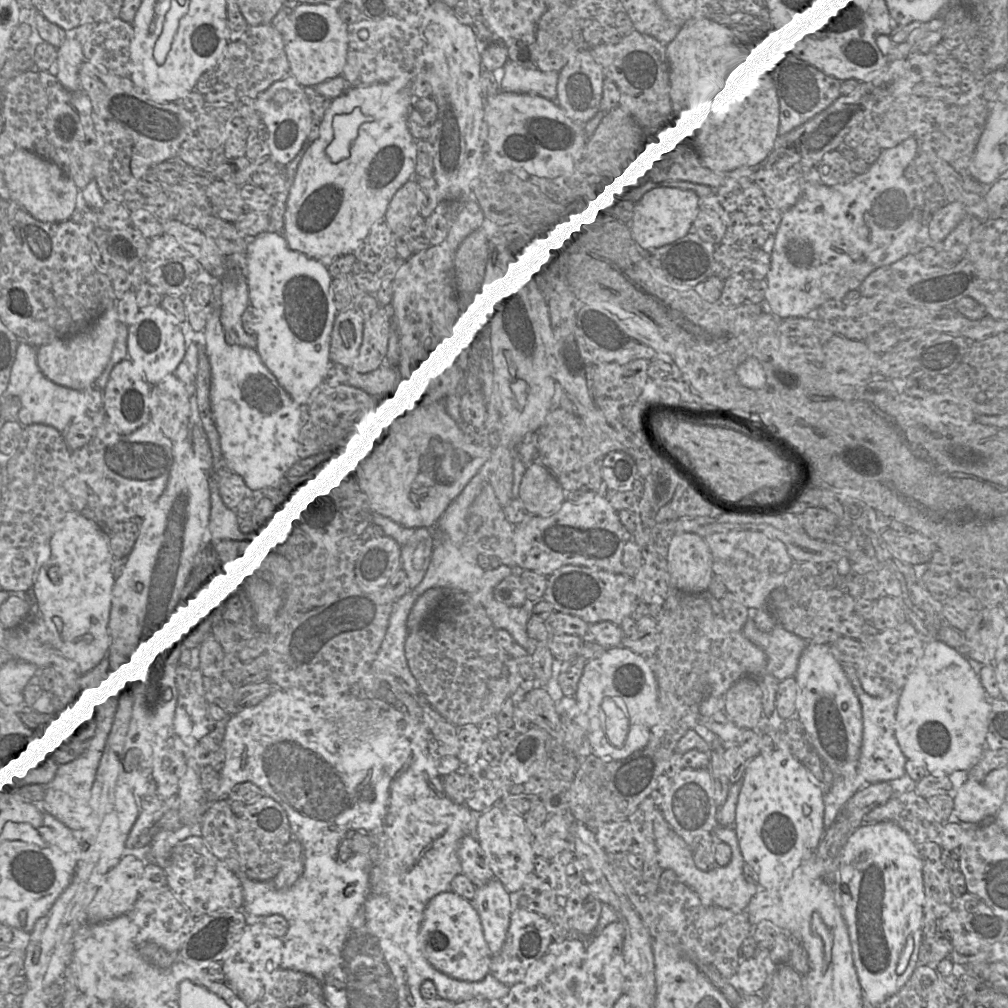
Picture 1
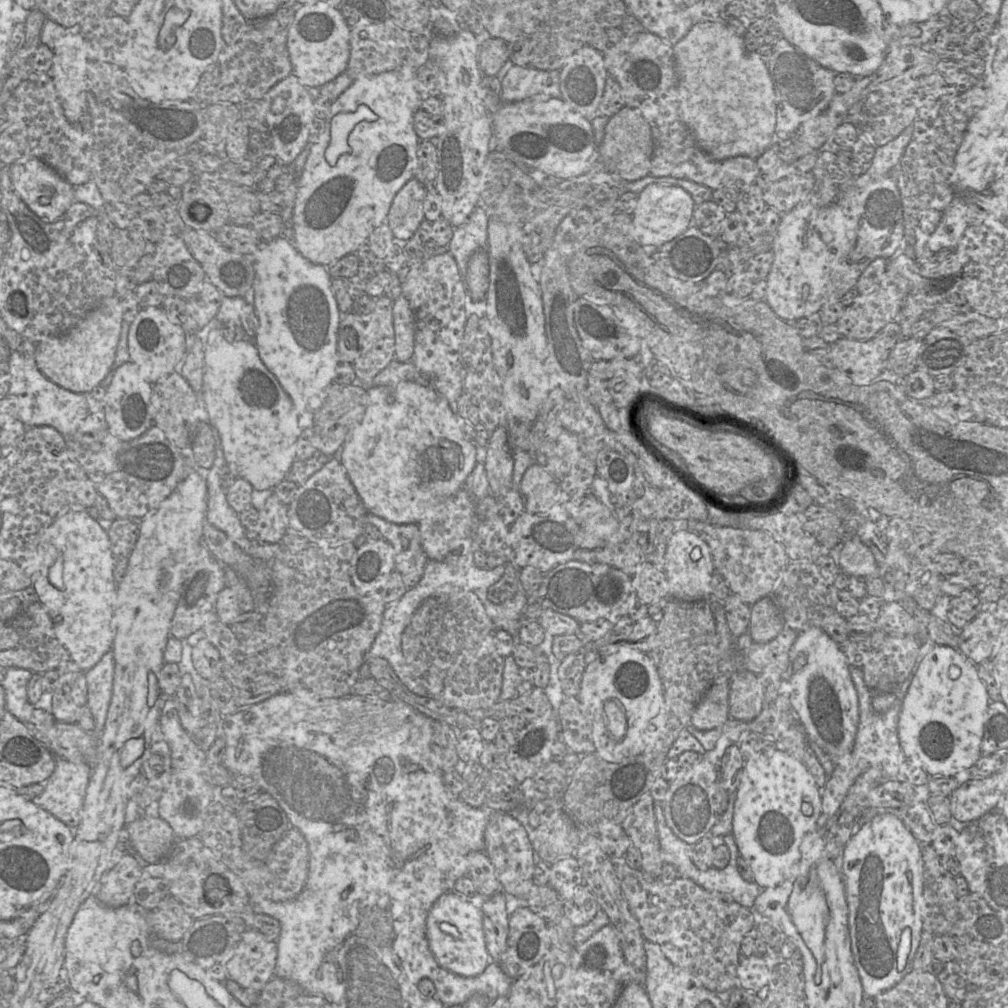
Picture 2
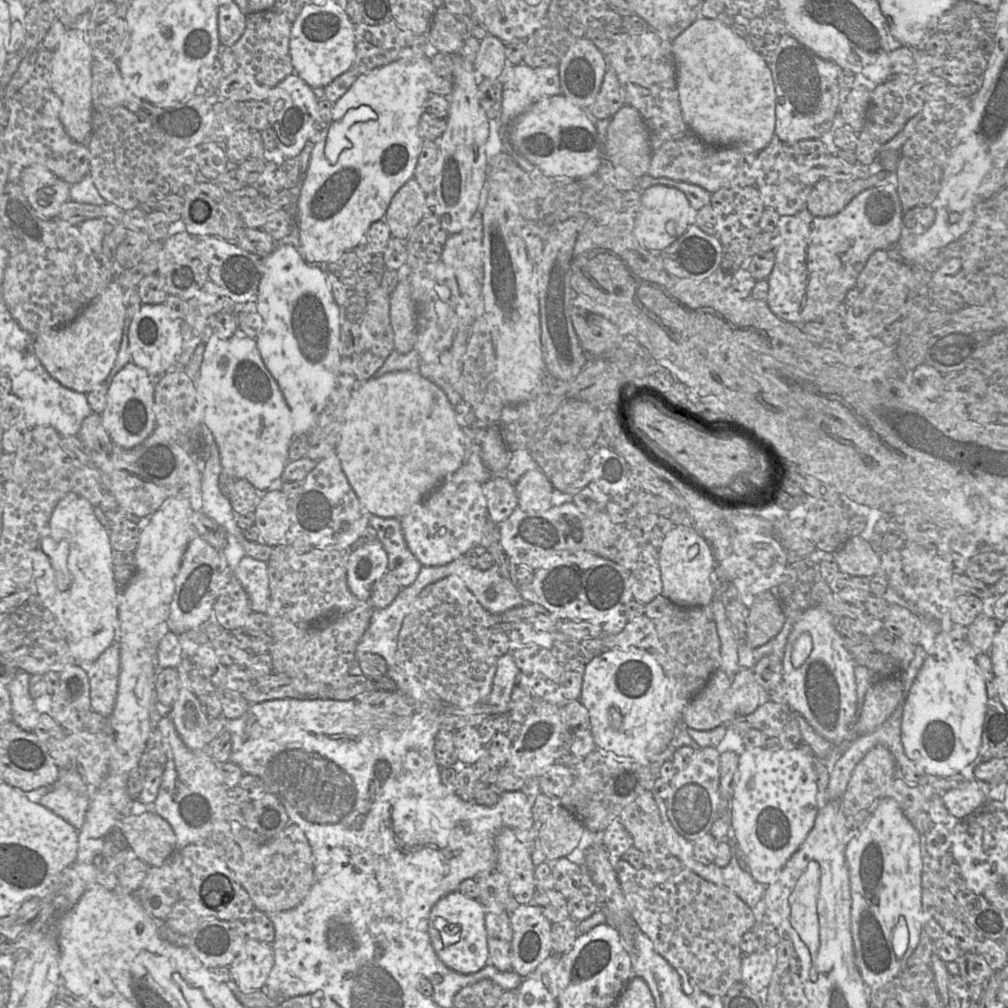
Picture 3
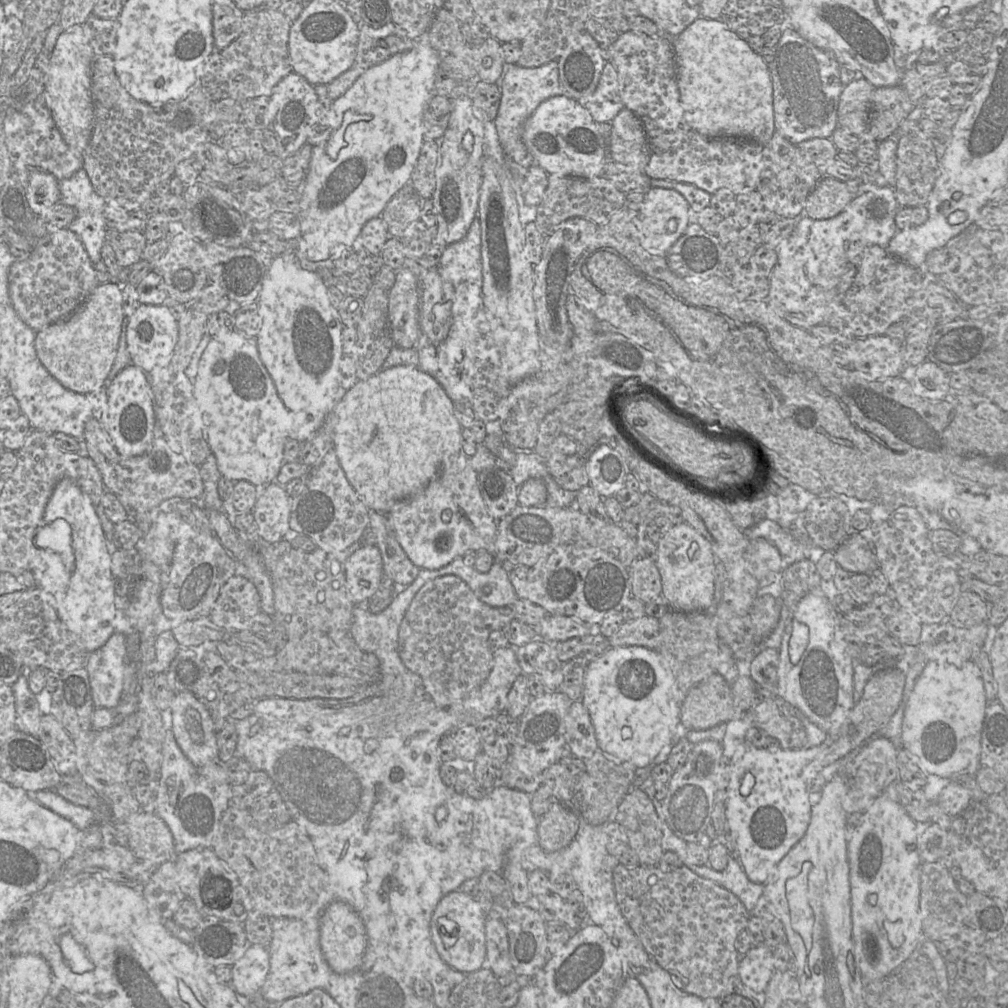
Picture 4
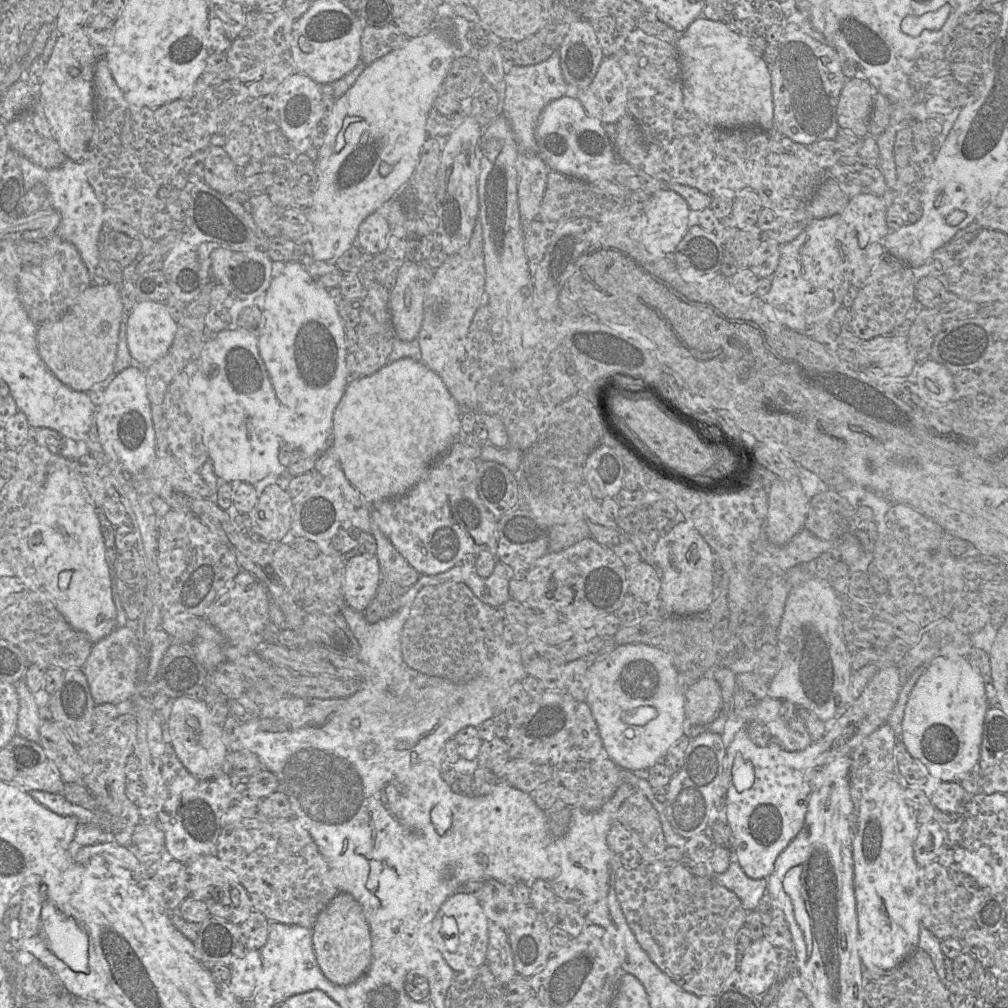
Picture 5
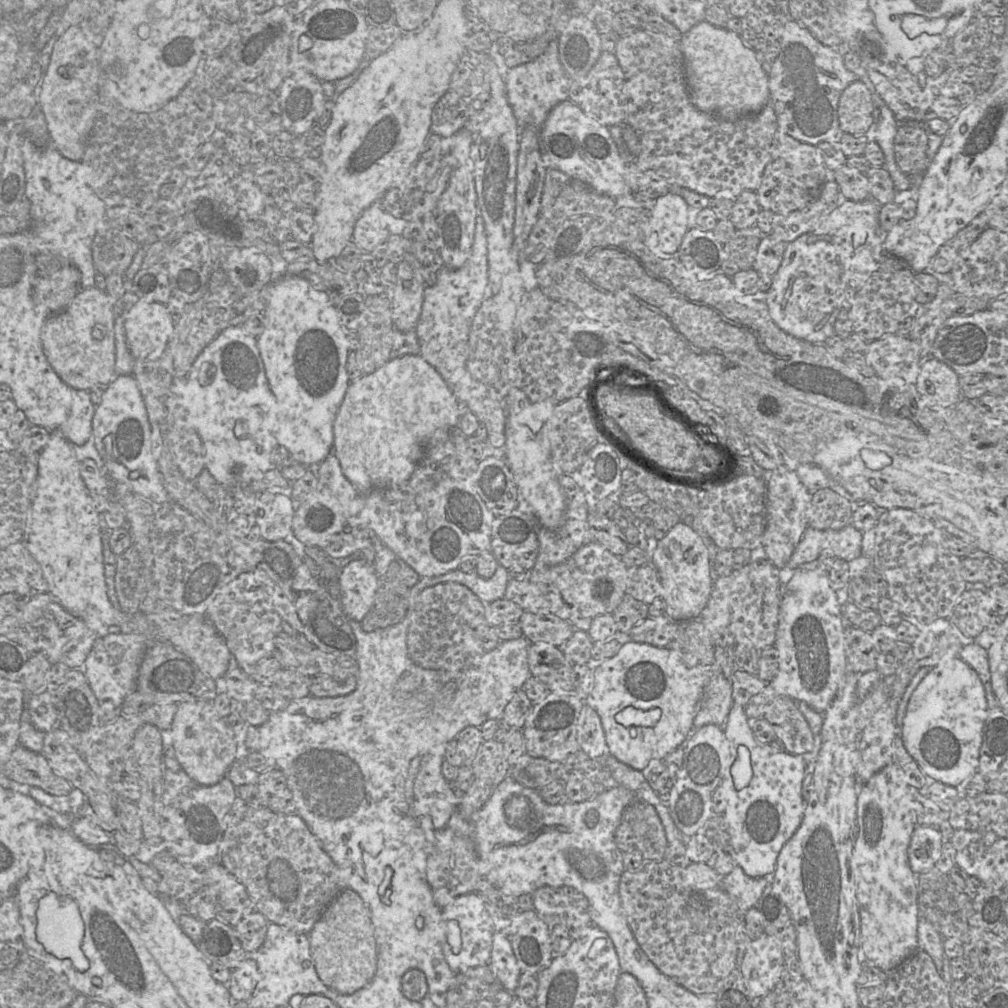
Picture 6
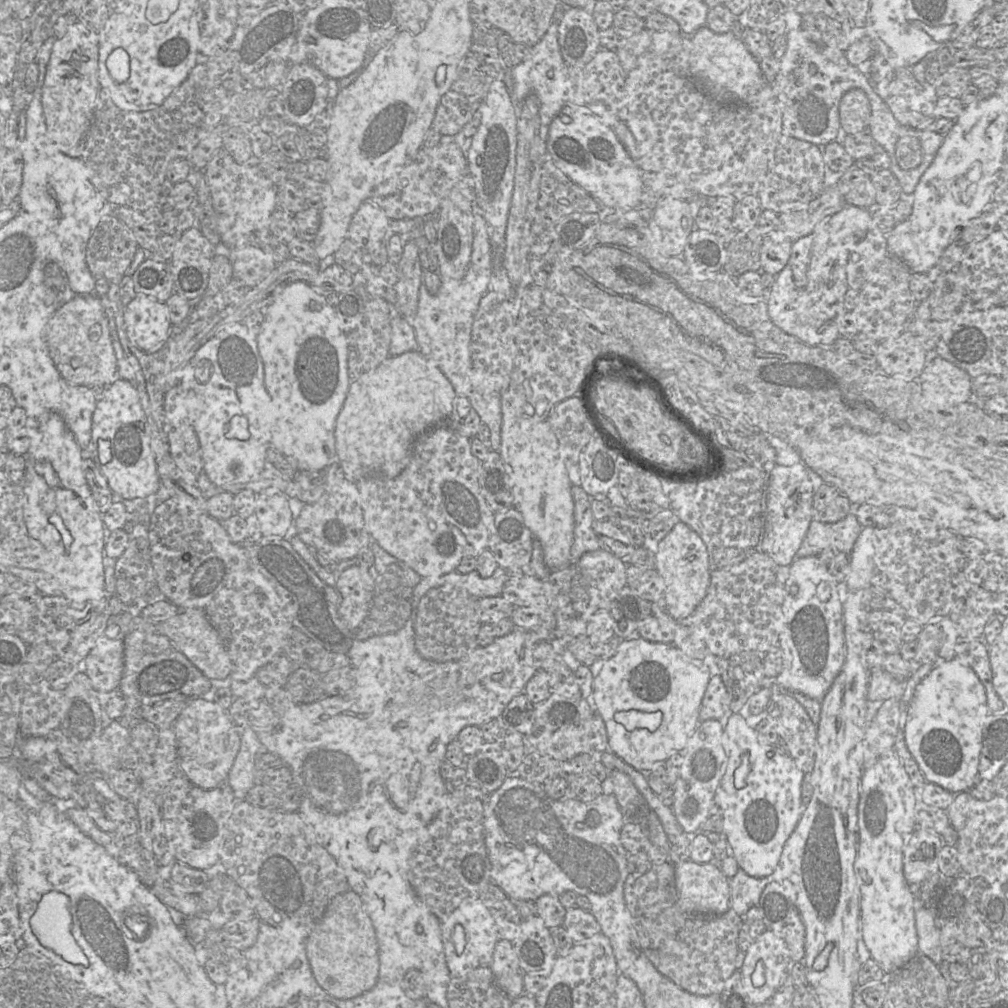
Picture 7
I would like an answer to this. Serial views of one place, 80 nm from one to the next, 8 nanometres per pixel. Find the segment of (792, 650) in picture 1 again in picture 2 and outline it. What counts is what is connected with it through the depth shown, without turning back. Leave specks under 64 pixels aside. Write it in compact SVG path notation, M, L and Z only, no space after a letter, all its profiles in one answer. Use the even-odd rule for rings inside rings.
M784 623L781 632L768 643L755 643L748 632L737 637L735 644L742 658L743 670L759 675L764 668L778 668L784 678L789 667L790 649L798 634Z

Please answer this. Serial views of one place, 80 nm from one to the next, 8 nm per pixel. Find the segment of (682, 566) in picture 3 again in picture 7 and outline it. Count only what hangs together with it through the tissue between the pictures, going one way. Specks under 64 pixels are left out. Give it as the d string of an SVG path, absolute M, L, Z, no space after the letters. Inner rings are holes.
M679 521L654 545L655 569L664 584L667 613L675 620L688 618L706 596L710 584L707 548L701 537L687 524Z

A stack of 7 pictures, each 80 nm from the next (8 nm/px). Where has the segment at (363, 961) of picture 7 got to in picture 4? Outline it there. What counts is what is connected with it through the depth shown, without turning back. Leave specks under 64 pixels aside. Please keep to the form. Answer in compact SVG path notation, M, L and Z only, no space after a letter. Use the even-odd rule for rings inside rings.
M333 901L322 912L320 946L327 963L334 972L345 974L360 966L367 948L367 930L361 916L347 902Z

